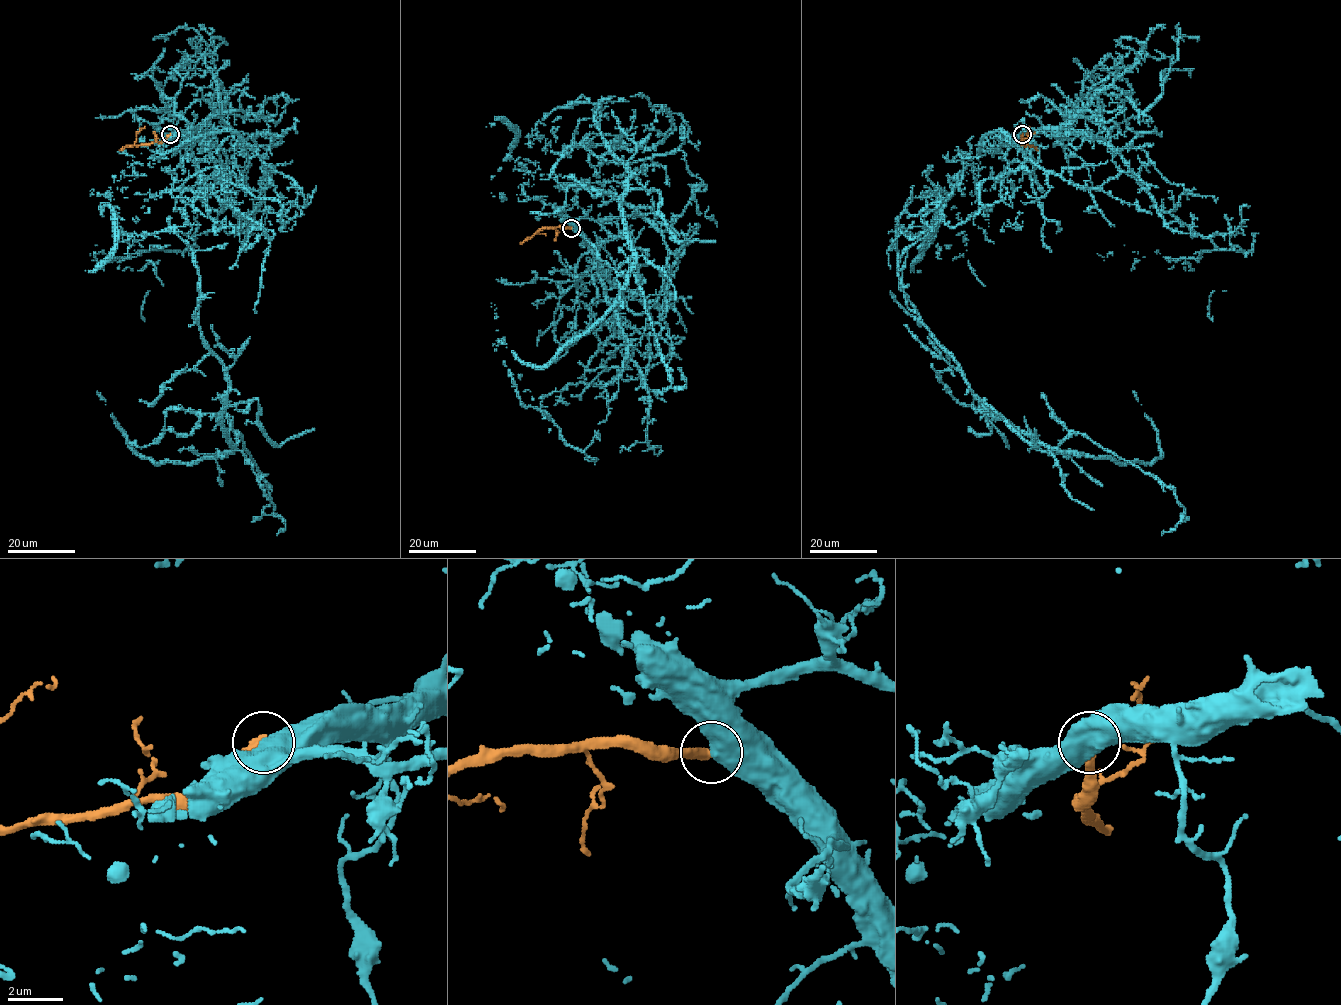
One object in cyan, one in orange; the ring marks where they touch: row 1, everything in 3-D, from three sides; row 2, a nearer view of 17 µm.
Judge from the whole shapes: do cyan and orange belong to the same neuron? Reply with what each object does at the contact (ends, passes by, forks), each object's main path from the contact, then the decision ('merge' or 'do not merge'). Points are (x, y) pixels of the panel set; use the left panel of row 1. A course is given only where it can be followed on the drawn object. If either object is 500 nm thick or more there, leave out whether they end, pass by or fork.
cyan via (169, 134), (130, 155), (108, 206), (119, 237), (174, 231), (192, 251), (232, 448), (152, 463), (96, 390) | orange via (169, 134), (161, 141), (136, 145), (136, 134), (144, 127) | do not merge

